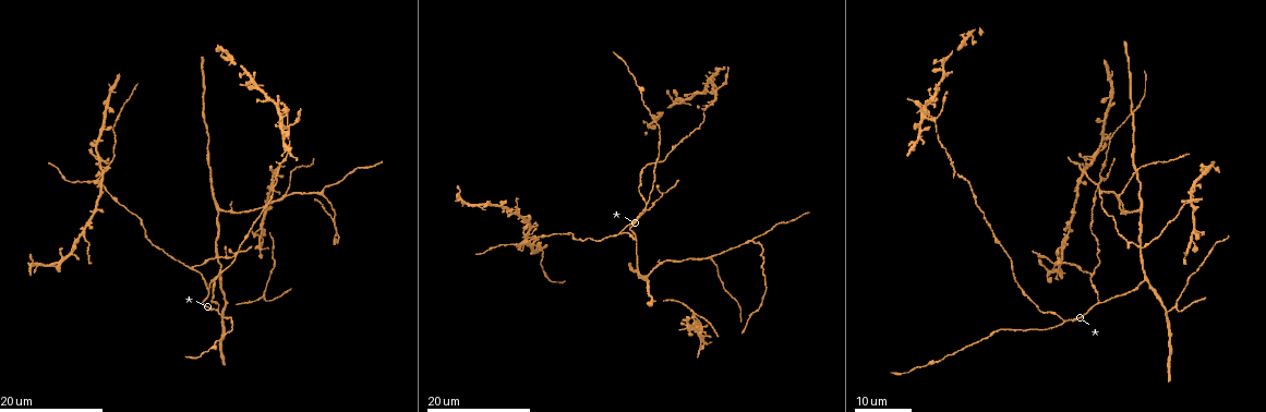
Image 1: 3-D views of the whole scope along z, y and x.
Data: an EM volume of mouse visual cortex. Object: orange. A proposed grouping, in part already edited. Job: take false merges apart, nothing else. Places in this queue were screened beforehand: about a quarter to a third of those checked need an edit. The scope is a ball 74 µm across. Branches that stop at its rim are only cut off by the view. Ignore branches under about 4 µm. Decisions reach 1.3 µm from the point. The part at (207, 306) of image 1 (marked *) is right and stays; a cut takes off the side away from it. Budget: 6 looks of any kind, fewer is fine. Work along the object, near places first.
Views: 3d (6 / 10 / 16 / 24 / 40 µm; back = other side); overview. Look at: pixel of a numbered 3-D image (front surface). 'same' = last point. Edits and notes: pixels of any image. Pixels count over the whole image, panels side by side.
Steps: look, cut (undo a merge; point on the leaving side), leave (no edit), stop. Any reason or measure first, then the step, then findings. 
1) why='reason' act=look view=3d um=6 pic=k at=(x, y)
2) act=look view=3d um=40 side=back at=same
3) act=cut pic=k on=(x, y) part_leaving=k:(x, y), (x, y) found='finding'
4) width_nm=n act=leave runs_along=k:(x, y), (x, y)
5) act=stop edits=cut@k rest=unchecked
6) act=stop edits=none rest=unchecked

why='three arms meet' act=look view=3d um=24 pic=1 at=(282, 197)

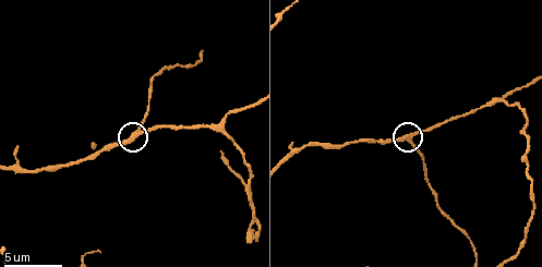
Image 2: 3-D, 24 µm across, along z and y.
act=look view=3d um=6 pic=2 at=(408, 139)

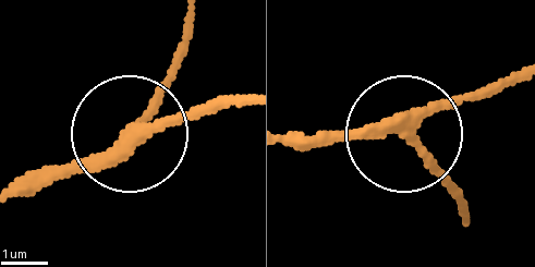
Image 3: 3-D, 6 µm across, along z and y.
side_arm_um=18 arms=3 act=leave found='continuous, no second cell'

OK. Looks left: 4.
why='three arms meet' act=look view=3d um=10 pic=2 at=(219, 128)

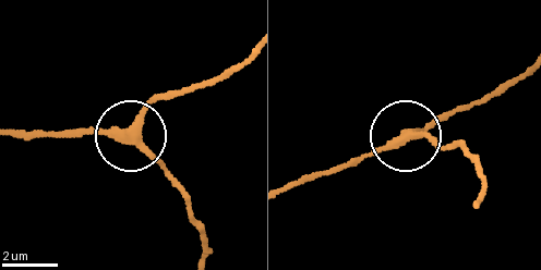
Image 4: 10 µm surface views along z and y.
arms=3 act=leave found='one cell here'

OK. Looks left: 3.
why='a fork' act=look view=3d um=16 pic=1 at=(208, 292)

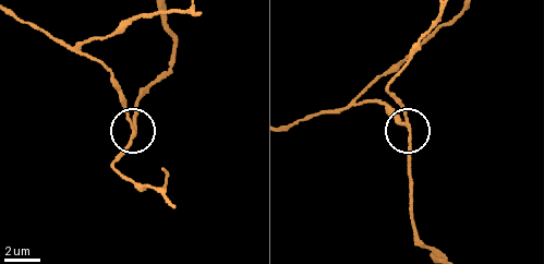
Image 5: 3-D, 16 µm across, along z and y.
act=look view=3d um=6 pic=5 at=(406, 127)

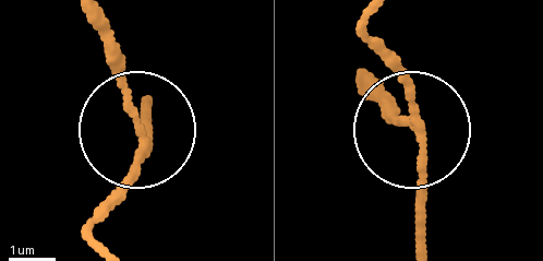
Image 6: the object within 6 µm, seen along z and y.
act=leave runs_along=6:(104, 247), (93, 232), (123, 188), (140, 118), (96, 16) found='one cell here'

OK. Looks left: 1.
act=stop edits=none rest=unchecked

